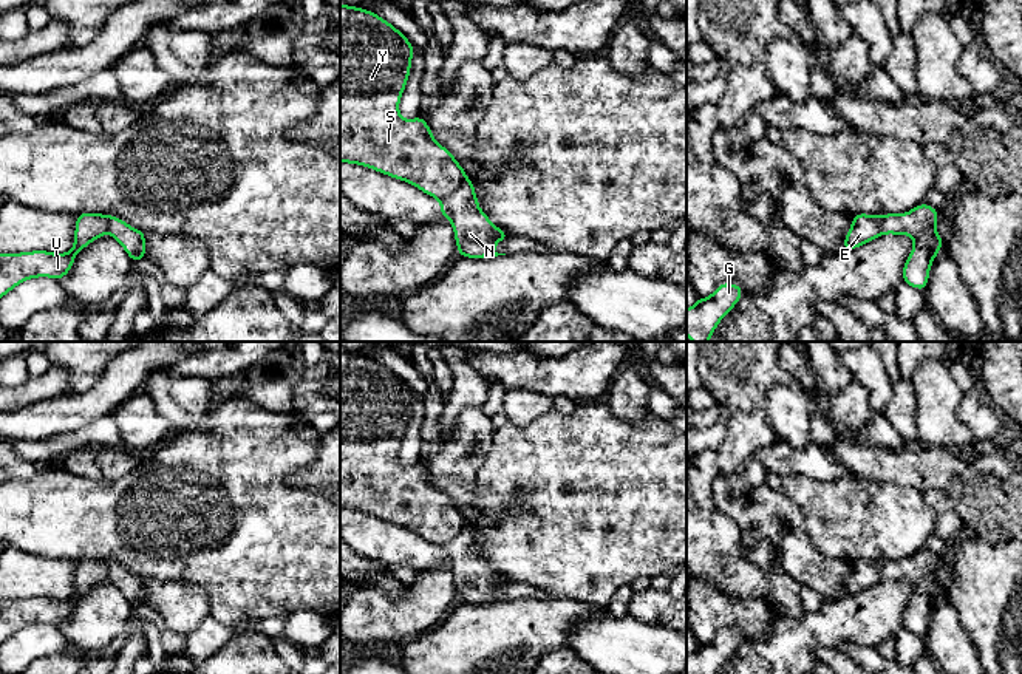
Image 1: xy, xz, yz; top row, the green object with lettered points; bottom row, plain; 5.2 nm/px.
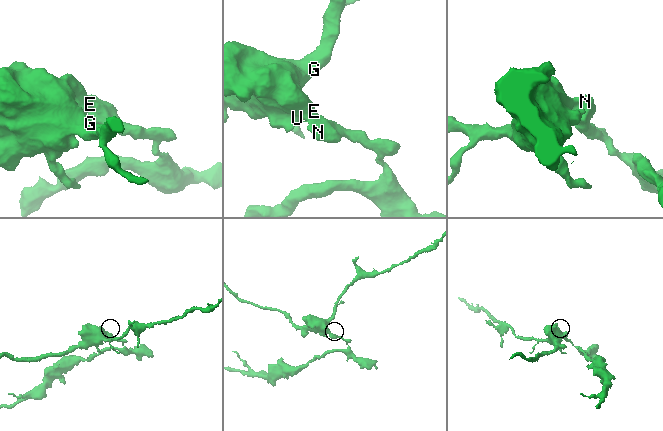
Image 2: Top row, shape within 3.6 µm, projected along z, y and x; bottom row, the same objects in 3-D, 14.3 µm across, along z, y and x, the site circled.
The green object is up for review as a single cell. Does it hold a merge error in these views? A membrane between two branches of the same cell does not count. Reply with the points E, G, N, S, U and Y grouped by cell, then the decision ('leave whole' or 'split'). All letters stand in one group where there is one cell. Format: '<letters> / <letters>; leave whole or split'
E G S U Y / N; split

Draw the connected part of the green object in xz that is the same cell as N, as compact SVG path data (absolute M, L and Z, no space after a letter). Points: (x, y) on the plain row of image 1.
M467 524L450 543L439 546L441 563L451 567L455 577L455 587L458 591L458 601L467 604L484 604L484 603L498 603L506 600L498 600L493 592L510 581L498 575L489 563L478 552L478 543L475 541L475 532Z

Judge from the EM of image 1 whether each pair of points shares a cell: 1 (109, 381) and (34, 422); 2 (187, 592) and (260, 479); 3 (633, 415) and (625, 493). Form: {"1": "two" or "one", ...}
{"1": "one", "2": "two", "3": "two"}

